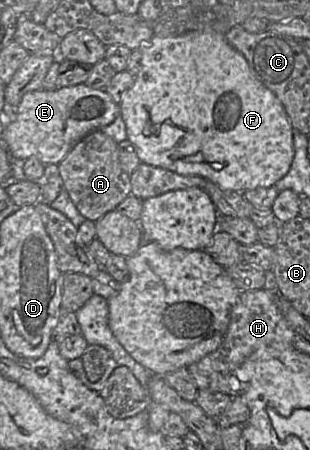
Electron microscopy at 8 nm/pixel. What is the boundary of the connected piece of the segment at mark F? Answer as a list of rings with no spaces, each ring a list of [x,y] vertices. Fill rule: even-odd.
[[[192,31],[176,37],[153,37],[140,48],[142,59],[141,69],[134,77],[134,83],[122,95],[120,115],[125,123],[128,141],[134,146],[142,163],[164,168],[184,176],[199,176],[207,179],[224,190],[245,192],[256,188],[273,186],[289,171],[294,158],[293,133],[290,119],[276,95],[261,83],[251,72],[246,58],[233,48],[224,34],[214,31]]]

